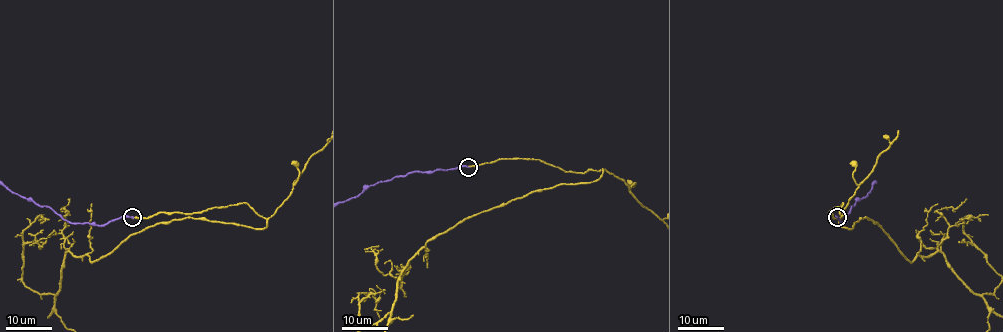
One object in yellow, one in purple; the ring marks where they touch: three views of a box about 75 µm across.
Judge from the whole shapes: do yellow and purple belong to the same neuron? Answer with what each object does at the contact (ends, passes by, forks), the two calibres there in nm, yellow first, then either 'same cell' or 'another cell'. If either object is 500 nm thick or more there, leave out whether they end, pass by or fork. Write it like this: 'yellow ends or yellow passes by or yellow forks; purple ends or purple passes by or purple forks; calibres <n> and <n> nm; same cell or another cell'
yellow ends; purple ends; calibres 200 and 200 nm; another cell

